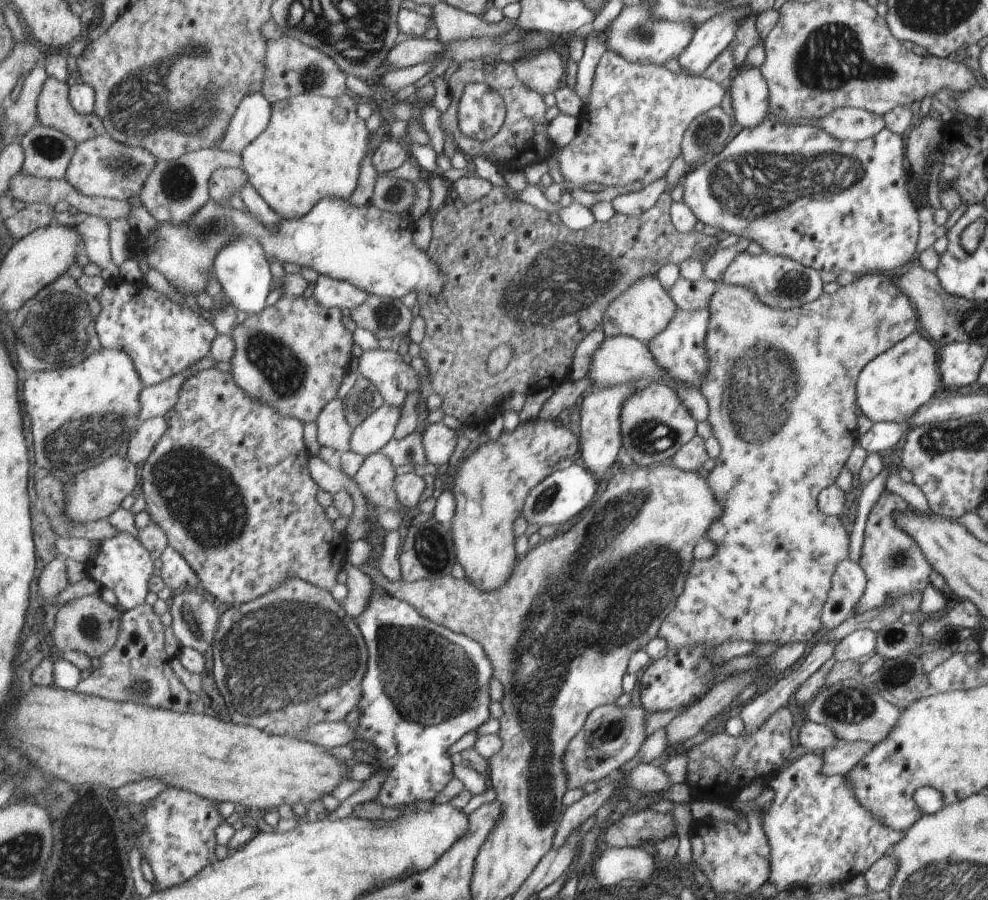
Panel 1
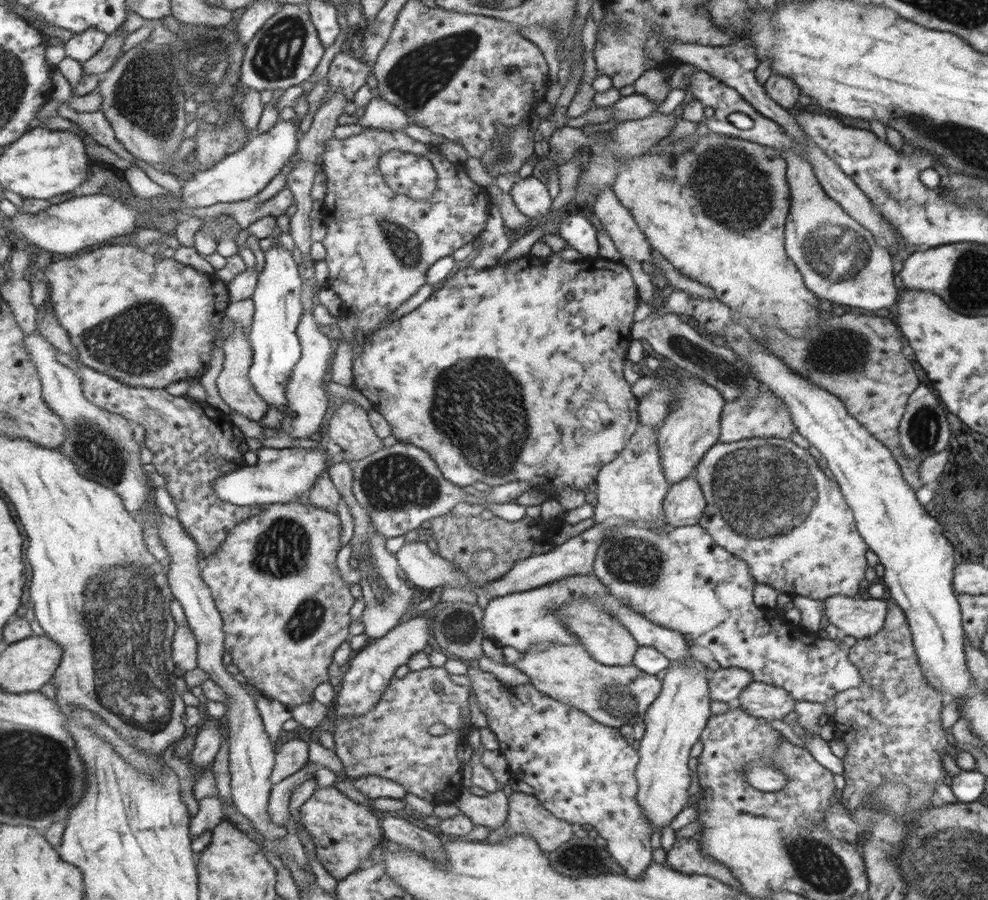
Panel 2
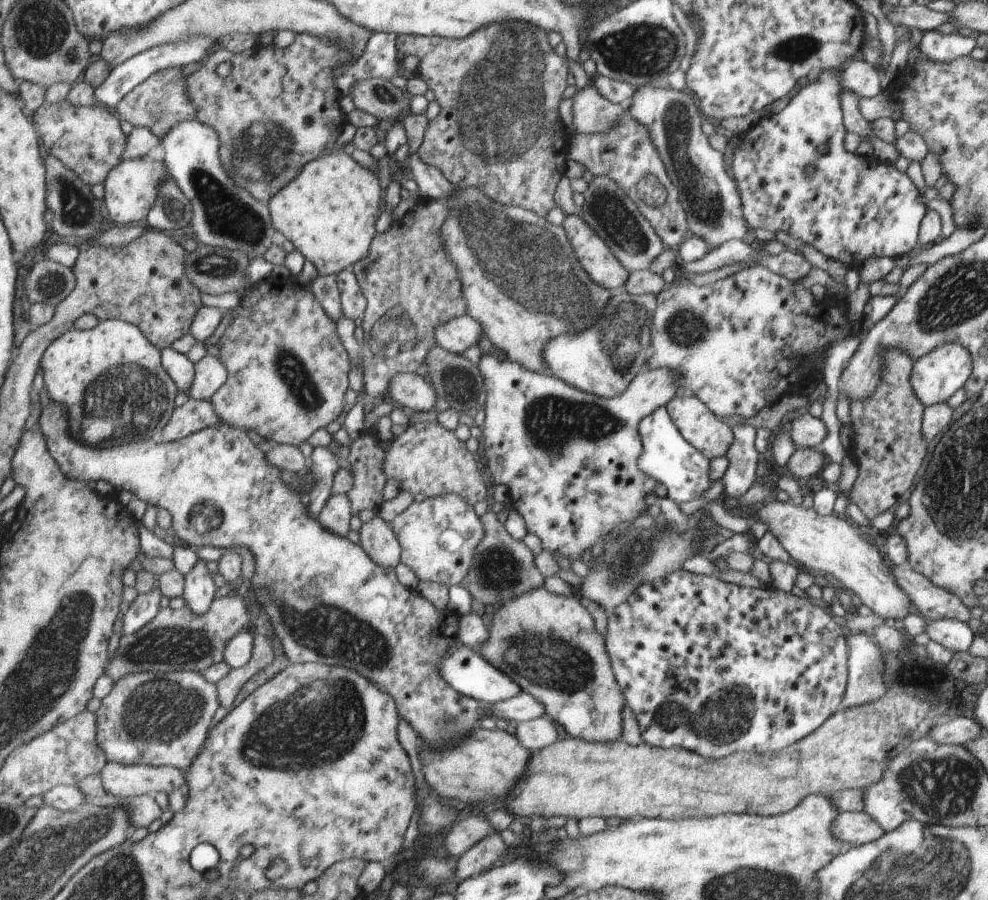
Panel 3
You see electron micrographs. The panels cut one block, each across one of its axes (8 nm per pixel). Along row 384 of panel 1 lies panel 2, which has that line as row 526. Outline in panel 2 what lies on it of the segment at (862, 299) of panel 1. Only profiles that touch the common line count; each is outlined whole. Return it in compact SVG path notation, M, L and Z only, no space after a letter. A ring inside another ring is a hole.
M770 438L717 442L702 456L693 468L693 474L706 502L705 514L698 520L698 525L727 552L745 560L759 584L813 600L831 595L852 597L857 592L859 580L867 568L863 558L868 547L866 541L859 538L853 510L846 504L838 481L825 478L817 468L817 462L794 441Z

